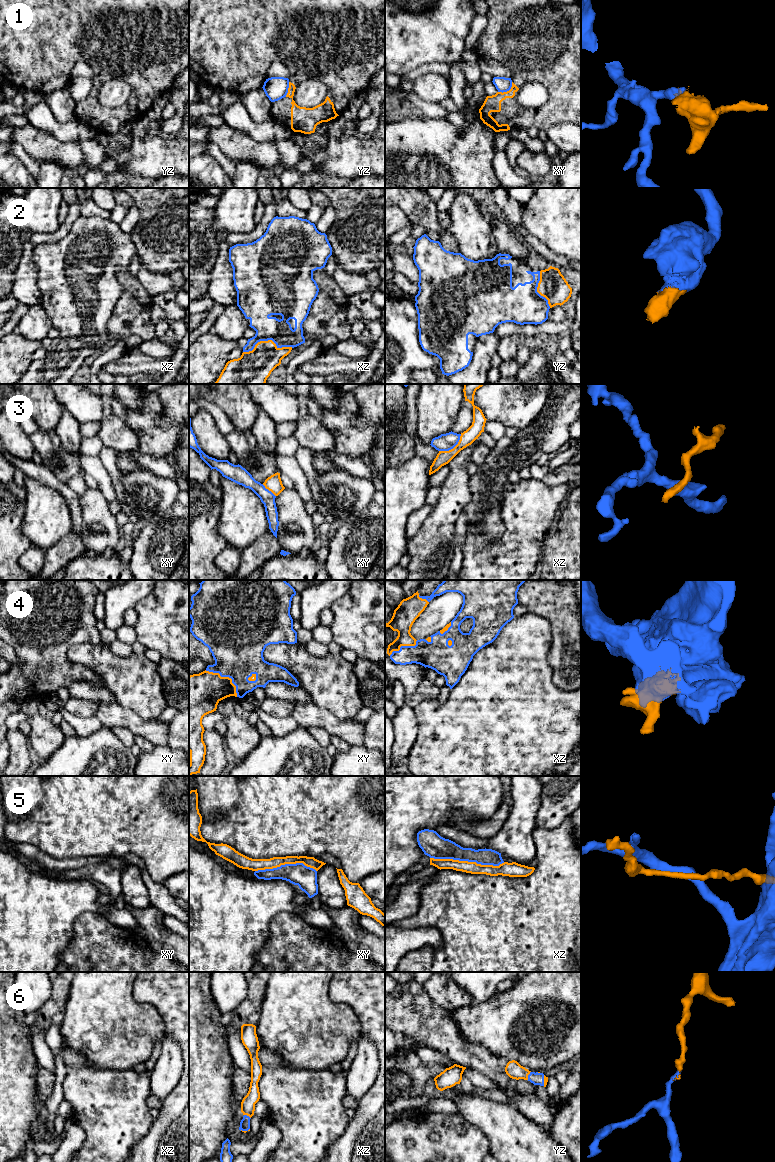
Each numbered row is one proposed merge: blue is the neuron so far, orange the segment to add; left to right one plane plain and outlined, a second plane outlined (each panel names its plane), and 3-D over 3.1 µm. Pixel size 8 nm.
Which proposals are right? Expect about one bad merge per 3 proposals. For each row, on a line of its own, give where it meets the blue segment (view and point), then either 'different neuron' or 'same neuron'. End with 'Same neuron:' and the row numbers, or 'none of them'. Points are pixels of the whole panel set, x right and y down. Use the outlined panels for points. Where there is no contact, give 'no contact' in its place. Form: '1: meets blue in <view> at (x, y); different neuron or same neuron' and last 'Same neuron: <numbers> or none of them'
1: meets blue in xy at (507, 90); different neuron
2: meets blue in xz at (267, 340); same neuron
3: meets blue in xz at (452, 448); different neuron
4: meets blue in xy at (227, 676); same neuron
5: meets blue in xz at (467, 860); different neuron
6: meets blue in yz at (528, 1075); same neuron
Same neuron: 2, 4, 6

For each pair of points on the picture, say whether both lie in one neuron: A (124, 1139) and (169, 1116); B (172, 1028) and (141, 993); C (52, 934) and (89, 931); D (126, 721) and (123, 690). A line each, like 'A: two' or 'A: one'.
A: two
B: one
C: two
D: two

